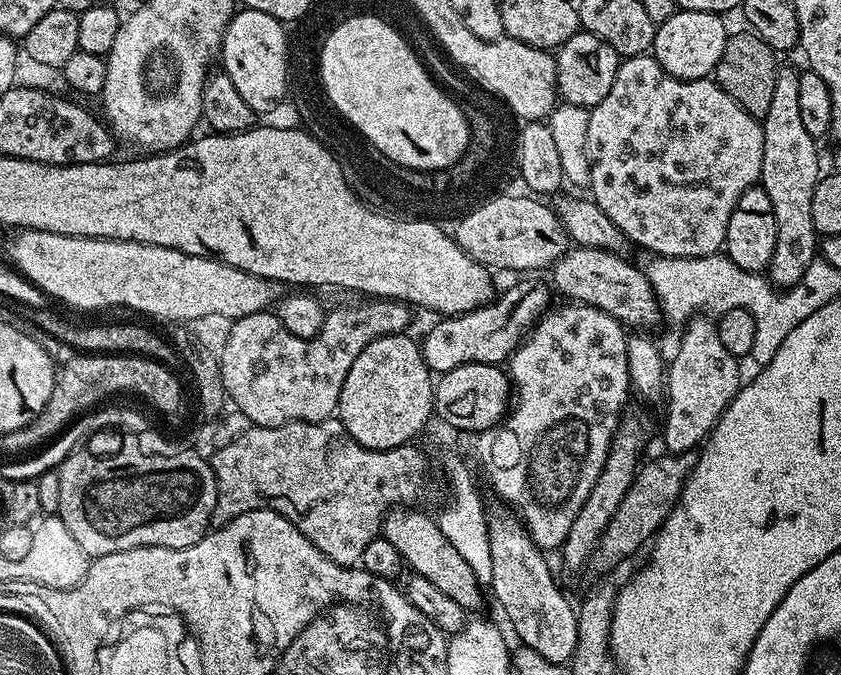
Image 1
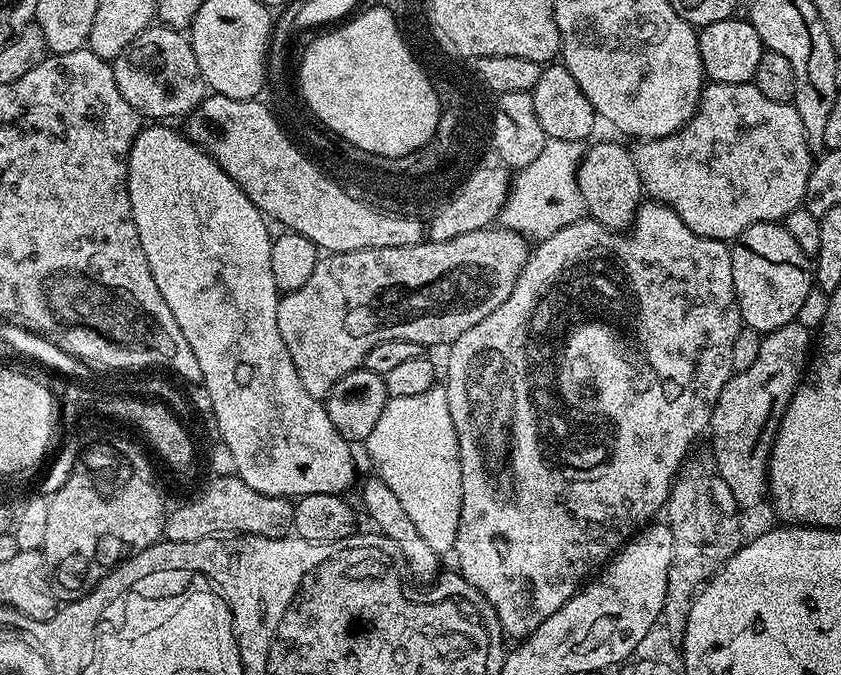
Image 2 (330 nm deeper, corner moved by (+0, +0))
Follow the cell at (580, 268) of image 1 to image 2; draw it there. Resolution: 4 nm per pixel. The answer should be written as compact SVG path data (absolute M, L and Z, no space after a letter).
M489 226L461 231L457 236L449 235L444 242L425 239L414 246L390 246L374 250L350 250L349 252L321 255L318 266L314 266L314 274L310 274L310 279L303 286L298 286L298 290L283 293L276 301L278 334L282 334L282 342L286 342L286 350L290 350L294 370L298 370L298 378L302 382L302 386L306 386L306 394L317 398L328 397L332 387L343 376L363 365L366 354L370 350L374 350L374 346L378 346L378 342L390 342L390 338L406 338L406 342L418 342L421 346L428 346L428 344L452 345L458 338L462 338L462 334L466 334L466 330L470 330L470 326L478 326L478 322L482 322L482 318L486 318L486 314L494 314L494 310L498 310L498 306L502 306L502 302L506 302L506 298L510 298L510 294L526 266L529 251L529 241L519 232L503 226Z

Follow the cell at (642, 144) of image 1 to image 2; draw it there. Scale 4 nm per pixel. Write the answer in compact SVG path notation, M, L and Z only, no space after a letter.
M715 82L705 83L700 90L700 100L696 104L696 112L687 124L683 124L674 134L663 136L657 140L646 140L635 145L634 155L636 158L636 169L638 178L642 182L645 193L653 201L670 206L694 234L702 238L714 238L725 242L735 241L750 226L758 222L780 222L784 217L790 215L795 208L801 207L806 194L806 182L810 178L810 170L814 163L813 149L808 146L806 130L802 126L802 118L798 118L798 110L795 104L783 104L773 102L771 98L766 98L762 90L758 90L755 83L750 84L717 84Z

